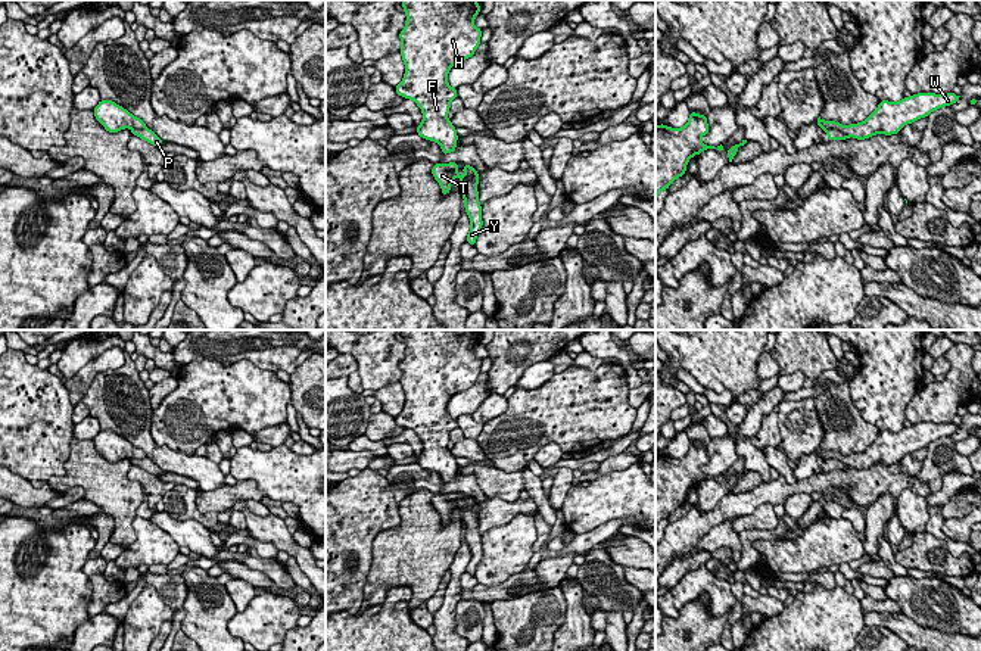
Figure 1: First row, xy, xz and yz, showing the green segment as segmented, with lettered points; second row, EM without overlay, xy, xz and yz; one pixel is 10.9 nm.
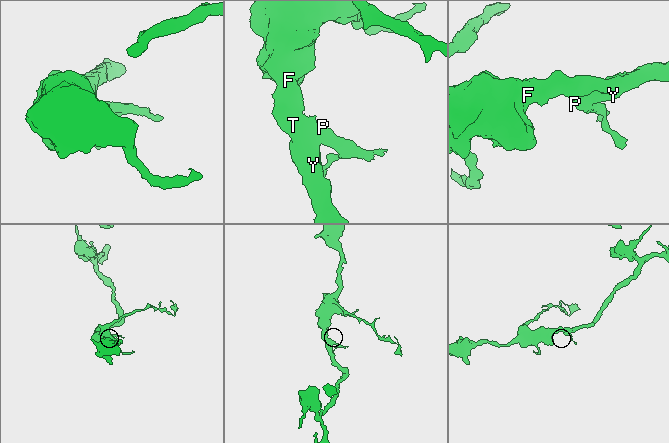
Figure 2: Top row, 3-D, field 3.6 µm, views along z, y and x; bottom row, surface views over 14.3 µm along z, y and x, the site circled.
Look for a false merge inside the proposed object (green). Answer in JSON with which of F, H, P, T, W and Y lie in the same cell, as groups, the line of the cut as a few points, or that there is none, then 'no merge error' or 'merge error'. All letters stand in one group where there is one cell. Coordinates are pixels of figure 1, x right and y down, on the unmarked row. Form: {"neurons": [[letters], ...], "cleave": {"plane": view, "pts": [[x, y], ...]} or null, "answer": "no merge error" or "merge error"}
{"neurons": [["F", "H", "T", "W", "Y"], ["P"]], "cleave": {"plane": "yz", "pts": [[825, 460], [835, 458], [849, 466]]}, "answer": "merge error"}

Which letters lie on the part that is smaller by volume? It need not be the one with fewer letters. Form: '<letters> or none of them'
P

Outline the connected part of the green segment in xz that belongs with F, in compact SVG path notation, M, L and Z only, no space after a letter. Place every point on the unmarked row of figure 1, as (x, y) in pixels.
M402 330L401 334L407 345L405 358L399 362L405 404L395 421L414 430L421 439L423 451L417 455L417 464L439 473L442 485L448 485L455 482L458 470L457 460L448 449L449 434L458 427L457 418L448 414L448 402L454 395L471 387L482 373L482 358L474 356L480 334L476 330Z

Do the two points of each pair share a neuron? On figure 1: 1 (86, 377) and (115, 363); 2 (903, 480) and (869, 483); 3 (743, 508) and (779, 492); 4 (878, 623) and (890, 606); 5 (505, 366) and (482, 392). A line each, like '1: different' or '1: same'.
1: same
2: same
3: same
4: different
5: different

